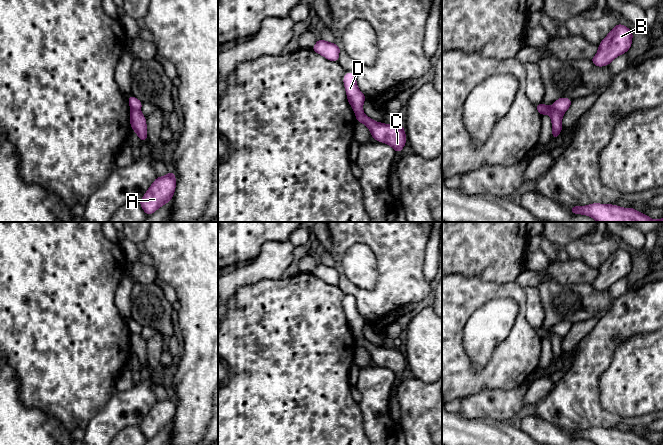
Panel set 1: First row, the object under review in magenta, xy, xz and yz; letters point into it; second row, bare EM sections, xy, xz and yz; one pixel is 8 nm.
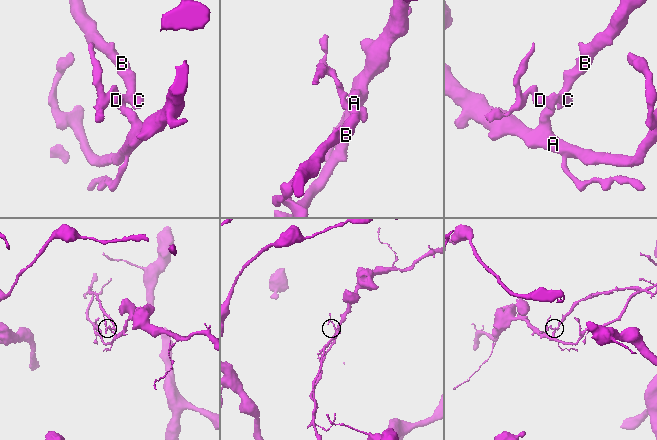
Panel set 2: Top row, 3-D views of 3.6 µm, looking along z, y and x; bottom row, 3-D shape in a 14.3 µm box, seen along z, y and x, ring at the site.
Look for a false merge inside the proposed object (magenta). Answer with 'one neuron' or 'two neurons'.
two neurons

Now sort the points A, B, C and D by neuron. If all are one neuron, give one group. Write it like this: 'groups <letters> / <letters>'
groups A D / B C

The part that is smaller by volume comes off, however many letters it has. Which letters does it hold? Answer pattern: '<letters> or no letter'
B, C

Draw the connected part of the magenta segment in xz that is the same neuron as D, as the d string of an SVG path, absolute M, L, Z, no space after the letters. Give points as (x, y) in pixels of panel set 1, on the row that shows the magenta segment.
M346 72L343 83L348 102L354 113L356 115L363 114L363 103L367 97L359 90L356 82L356 75L351 72Z

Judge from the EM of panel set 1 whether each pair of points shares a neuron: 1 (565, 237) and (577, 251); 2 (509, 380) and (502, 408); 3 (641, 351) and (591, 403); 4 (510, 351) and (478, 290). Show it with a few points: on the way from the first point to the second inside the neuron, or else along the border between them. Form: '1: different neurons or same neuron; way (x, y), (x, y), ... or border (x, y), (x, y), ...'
1: different neurons; border (581, 238), (571, 240), (564, 246)
2: different neurons; border (523, 384), (515, 388), (484, 389)
3: different neurons; border (602, 372), (599, 402), (605, 409), (614, 413)
4: same neuron; way (521, 328), (521, 301), (510, 290), (501, 290)

